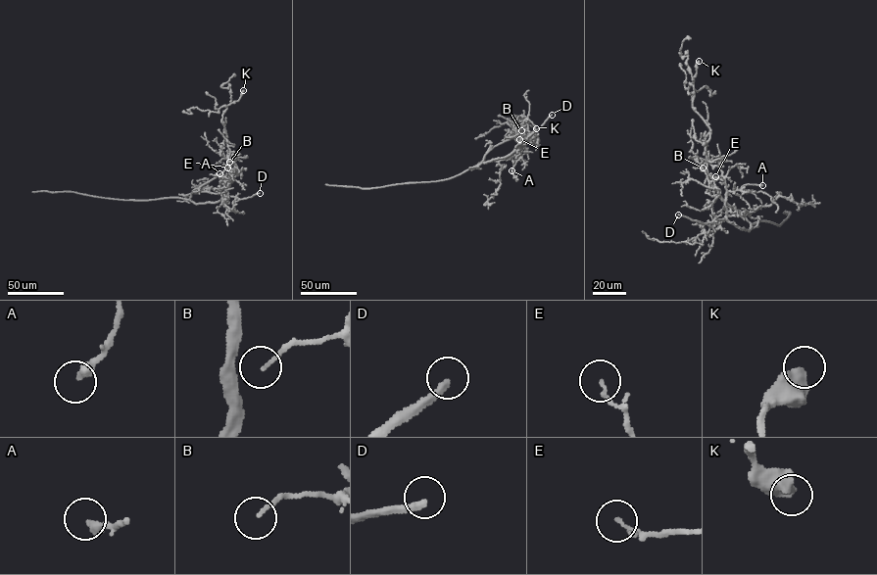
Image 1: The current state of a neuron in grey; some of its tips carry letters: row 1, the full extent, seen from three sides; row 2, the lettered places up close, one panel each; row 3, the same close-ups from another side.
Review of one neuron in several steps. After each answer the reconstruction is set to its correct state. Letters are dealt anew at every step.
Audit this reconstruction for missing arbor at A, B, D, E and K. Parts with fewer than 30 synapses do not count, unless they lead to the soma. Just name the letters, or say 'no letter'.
A, D

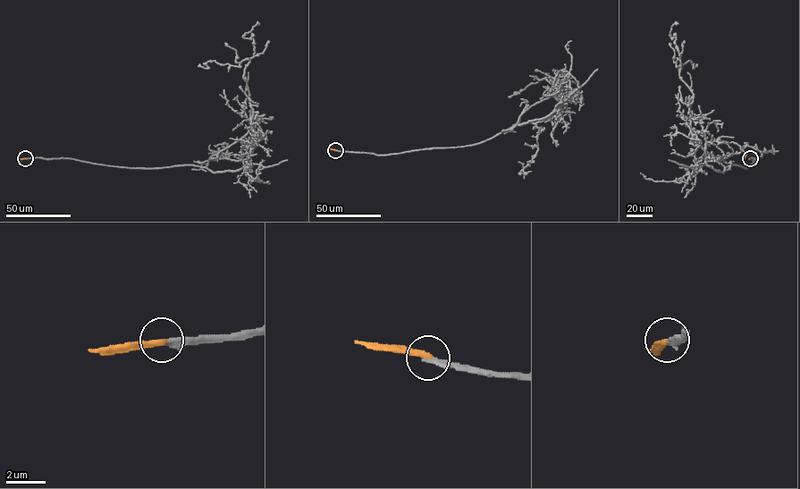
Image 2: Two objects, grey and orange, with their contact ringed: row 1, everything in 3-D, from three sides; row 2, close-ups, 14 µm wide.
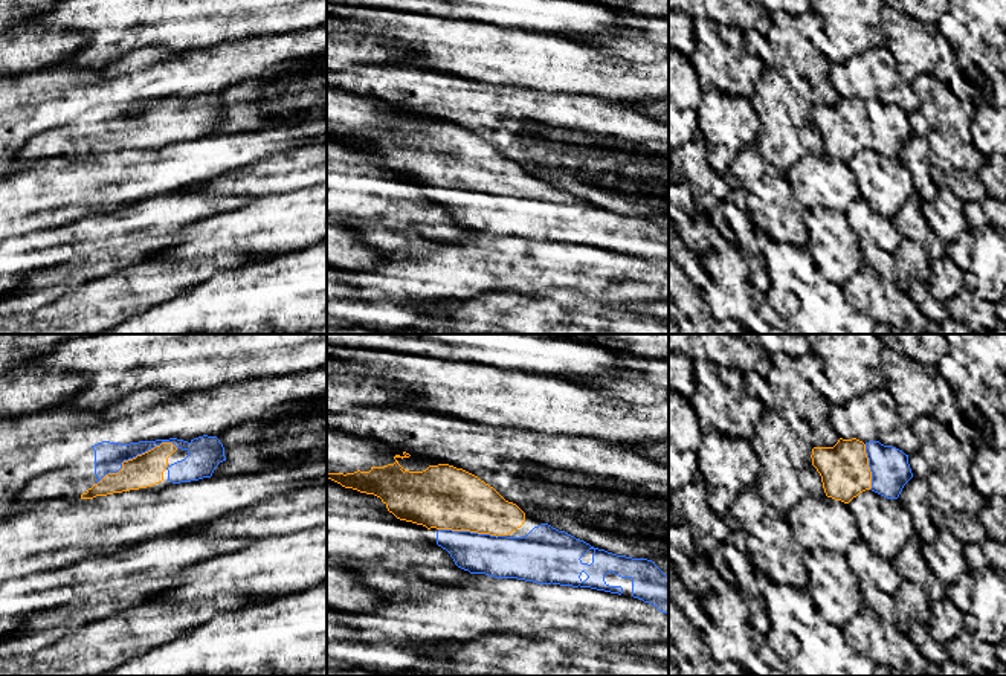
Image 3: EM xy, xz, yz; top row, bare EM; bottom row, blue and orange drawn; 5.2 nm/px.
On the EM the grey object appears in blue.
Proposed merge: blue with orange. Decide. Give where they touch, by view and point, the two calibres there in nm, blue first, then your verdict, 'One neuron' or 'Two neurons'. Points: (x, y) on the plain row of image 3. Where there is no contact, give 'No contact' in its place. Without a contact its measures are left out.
Touches blue at xy (135, 115). Thickness 160 nm (blue) against 180 nm. One neuron

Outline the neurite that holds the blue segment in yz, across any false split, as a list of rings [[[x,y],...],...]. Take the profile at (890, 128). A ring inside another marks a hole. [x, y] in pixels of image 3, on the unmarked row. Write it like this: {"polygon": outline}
{"polygon": [[[840,96],[833,105],[814,105],[811,116],[812,124],[821,134],[826,154],[844,162],[849,162],[866,148],[872,148],[887,157],[898,157],[904,143],[913,136],[908,113],[879,99],[864,102],[856,96]]]}

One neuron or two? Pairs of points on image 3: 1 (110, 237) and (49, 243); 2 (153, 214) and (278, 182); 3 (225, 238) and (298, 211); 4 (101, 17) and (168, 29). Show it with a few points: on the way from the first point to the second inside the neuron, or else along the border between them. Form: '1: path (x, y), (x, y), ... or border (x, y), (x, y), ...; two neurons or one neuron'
1: path (95, 237), (64, 241); one neuron
2: border (191, 194), (249, 194), (252, 197); two neurons
3: path (243, 229), (280, 223); one neuron
4: path (119, 17), (156, 17); one neuron

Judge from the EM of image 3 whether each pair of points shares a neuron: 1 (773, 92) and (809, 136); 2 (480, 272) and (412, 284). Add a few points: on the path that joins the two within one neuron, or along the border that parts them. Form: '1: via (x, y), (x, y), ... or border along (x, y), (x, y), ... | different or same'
1: via (779, 106), (785, 121), (796, 131) | same
2: via (463, 272), (429, 272) | same

